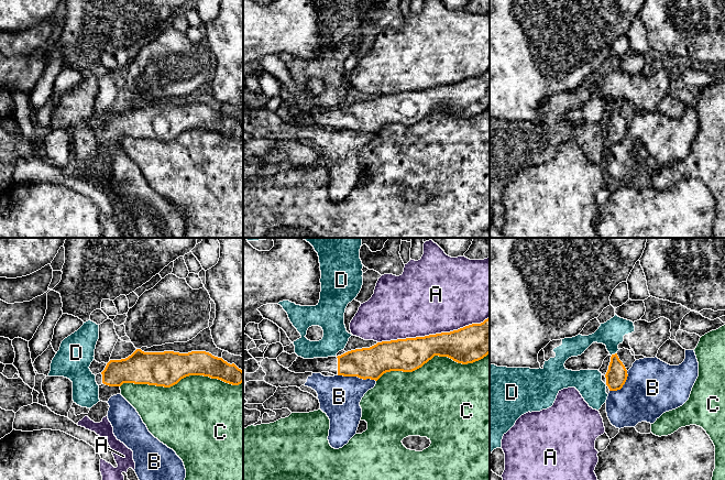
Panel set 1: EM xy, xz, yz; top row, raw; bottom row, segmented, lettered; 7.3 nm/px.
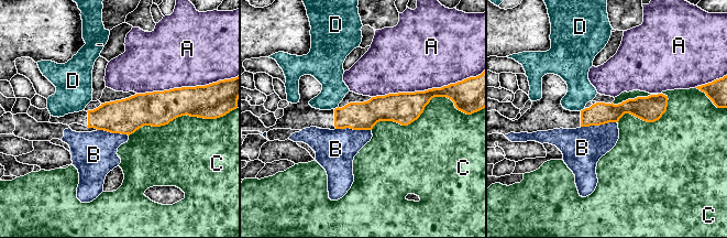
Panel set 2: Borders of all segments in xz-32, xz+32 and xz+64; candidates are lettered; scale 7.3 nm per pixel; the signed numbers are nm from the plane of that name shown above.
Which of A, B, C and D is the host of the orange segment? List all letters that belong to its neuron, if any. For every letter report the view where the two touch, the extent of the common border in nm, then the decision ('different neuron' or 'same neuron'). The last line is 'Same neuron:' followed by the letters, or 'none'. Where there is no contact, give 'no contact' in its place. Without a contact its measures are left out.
A: contact in xz; length 850 nm; different neuron
B: contact in xz; length 280 nm; different neuron
C: contact in xy; length 900 nm; different neuron
D: contact in yz; length 50 nm; different neuron
Same neuron: none

